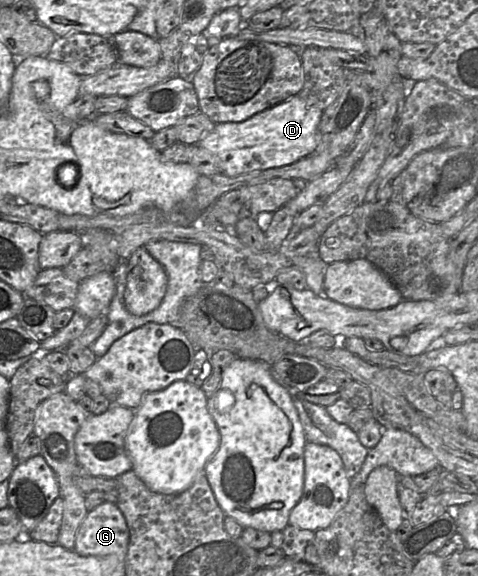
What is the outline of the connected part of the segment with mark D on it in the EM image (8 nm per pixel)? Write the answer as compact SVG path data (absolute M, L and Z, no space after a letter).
M292 96L267 108L242 122L216 123L214 129L206 134L198 145L214 153L219 159L221 173L237 176L256 170L265 170L290 165L312 154L319 143L318 126L323 110L310 105L300 96Z

